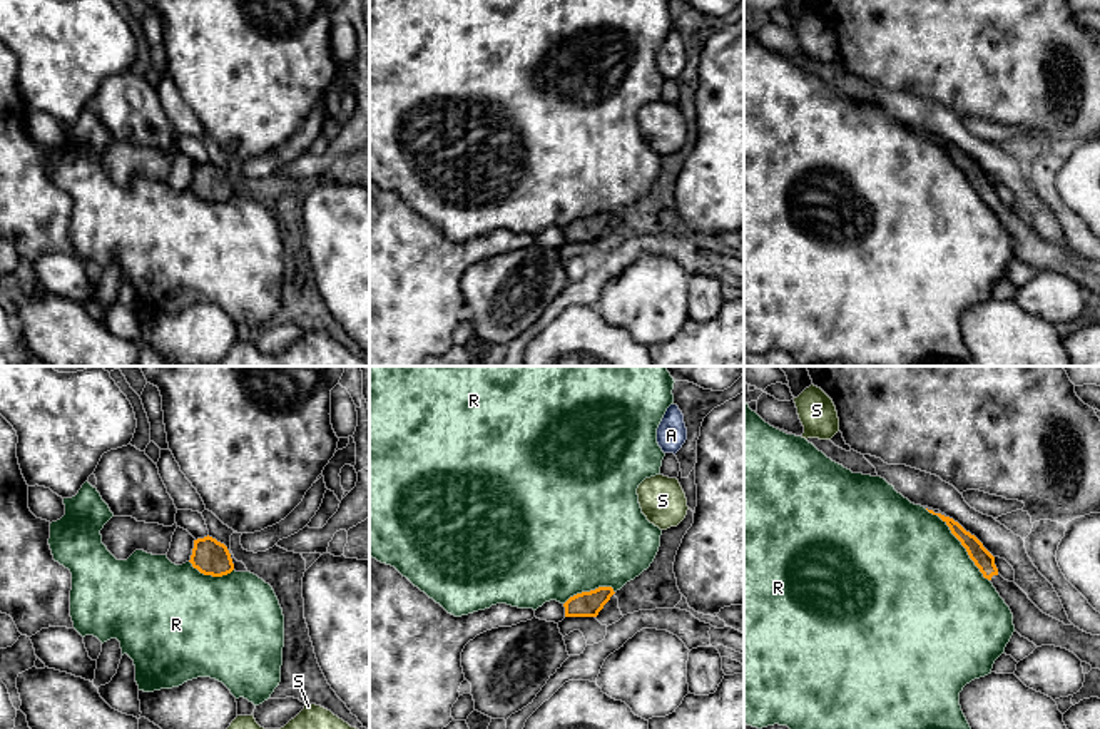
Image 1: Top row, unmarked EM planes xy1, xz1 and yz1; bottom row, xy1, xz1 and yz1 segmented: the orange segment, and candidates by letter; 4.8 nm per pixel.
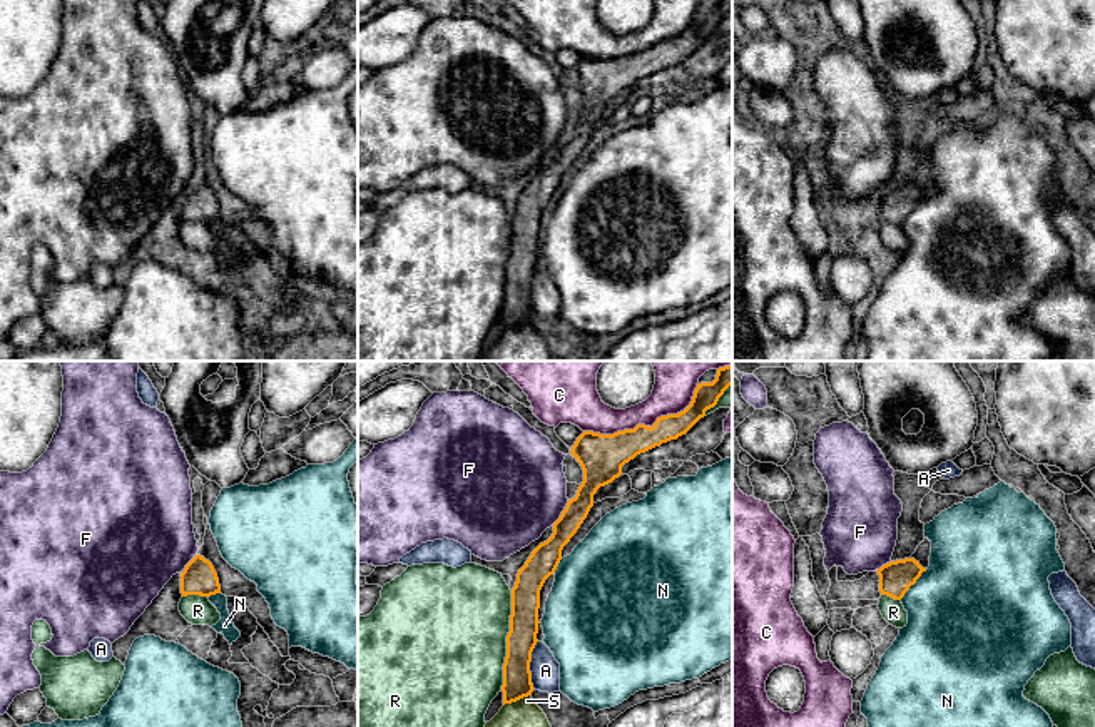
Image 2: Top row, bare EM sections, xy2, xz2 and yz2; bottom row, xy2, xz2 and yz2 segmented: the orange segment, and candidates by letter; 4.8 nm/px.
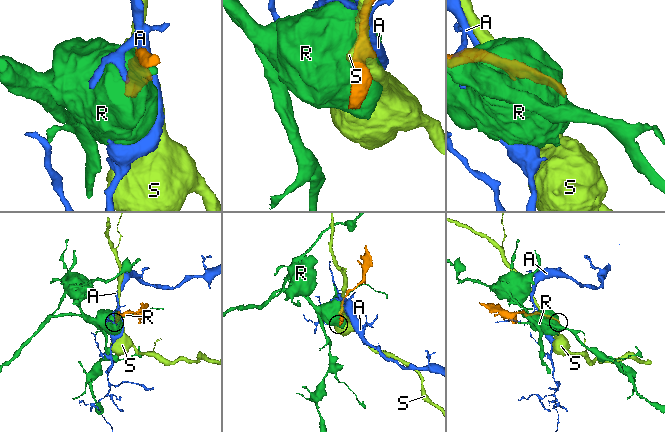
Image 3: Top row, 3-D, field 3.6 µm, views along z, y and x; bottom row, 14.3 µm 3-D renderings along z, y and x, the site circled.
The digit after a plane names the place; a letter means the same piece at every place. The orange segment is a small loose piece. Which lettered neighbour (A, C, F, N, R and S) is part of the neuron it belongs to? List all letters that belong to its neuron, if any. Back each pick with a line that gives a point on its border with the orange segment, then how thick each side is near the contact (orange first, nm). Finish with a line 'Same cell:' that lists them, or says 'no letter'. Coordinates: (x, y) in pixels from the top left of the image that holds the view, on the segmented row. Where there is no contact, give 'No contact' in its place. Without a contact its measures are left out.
Same cell: no letter

